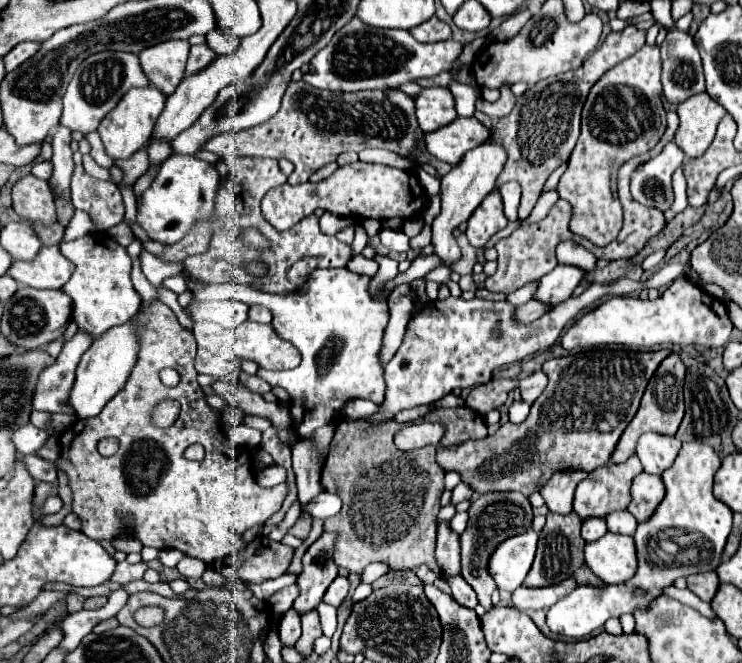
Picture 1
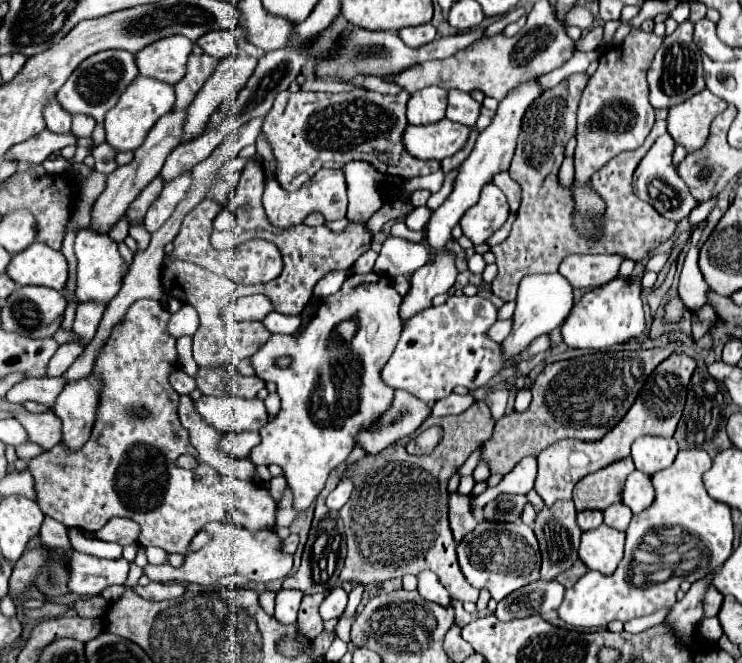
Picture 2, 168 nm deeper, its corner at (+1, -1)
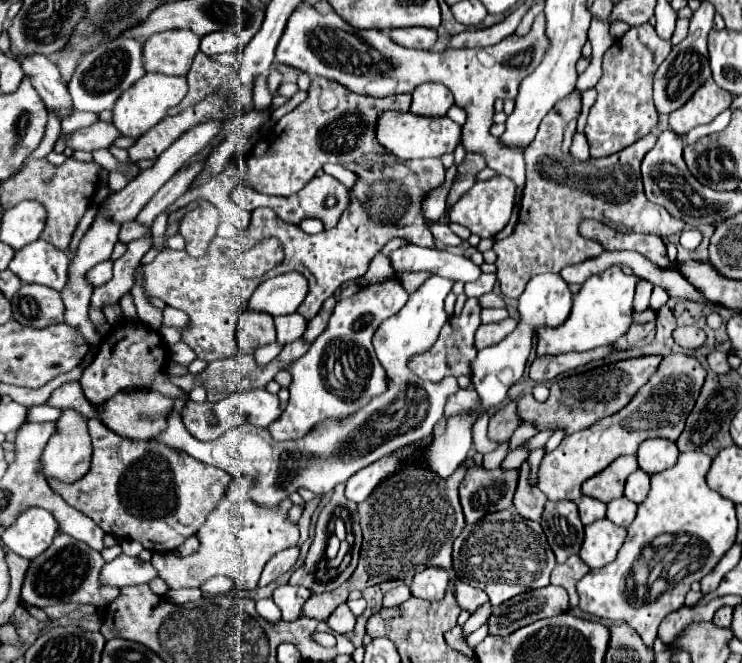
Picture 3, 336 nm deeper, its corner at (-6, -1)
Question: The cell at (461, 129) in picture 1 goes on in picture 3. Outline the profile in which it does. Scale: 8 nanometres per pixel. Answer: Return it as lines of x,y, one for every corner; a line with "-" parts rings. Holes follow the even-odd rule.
384,111
380,117
378,117
378,123
376,123
376,139
378,143
390,151
392,155
396,155
398,159
424,159
424,157
442,157
444,153
452,153
454,147
458,145
462,137
462,127
456,125
452,119
448,117
420,117
420,115
414,115
410,111
406,113
400,113
400,111

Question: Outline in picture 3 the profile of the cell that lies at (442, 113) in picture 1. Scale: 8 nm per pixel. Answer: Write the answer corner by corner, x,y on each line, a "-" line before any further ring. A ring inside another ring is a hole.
424,83
422,87
414,89
410,111
424,117
442,117
452,105
454,97
448,87
440,83

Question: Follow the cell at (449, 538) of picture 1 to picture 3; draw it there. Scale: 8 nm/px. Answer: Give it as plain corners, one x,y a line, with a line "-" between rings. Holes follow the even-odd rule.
468,463
466,477
460,485
460,503
466,523
476,523
496,509
512,507
518,485
518,469
484,469
484,465

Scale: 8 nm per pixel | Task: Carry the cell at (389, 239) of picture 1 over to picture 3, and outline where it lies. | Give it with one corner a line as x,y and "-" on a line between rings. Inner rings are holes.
404,245
390,255
394,271
430,271
450,281
476,281
482,271
468,257
452,255
442,249
428,249
418,245

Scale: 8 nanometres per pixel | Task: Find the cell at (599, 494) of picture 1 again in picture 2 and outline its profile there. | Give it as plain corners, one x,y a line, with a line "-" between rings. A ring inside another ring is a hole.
625,457
609,467
599,469
597,473
583,477
573,489
573,503
577,511
585,511
585,509
605,511
609,505
619,503
623,495
625,479
633,471
635,471
633,459

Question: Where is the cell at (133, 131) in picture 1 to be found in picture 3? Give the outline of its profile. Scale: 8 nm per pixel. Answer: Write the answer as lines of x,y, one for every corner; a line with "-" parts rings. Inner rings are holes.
146,73
140,81
136,81
128,91
124,91
112,113
114,113
114,125
124,137
142,137
148,129
152,129
156,123
160,123
166,115
166,111
174,105
178,105
186,95
186,77
178,75
162,75
162,73

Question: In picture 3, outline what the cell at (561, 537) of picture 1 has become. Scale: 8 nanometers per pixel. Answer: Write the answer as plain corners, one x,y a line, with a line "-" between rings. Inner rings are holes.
546,501
540,525
558,563
580,551
584,527
574,501

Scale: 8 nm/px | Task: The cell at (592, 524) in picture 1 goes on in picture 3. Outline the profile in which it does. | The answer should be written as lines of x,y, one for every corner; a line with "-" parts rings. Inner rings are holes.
582,495
578,509
580,509
580,519
584,525
606,517
606,505
594,497
588,497
588,495

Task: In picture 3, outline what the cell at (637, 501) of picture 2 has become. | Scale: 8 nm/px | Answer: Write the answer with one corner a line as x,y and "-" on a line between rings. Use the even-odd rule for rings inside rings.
638,469
638,473
628,475
624,495
634,503
642,503
646,499
646,495
648,495
648,487
650,487
650,475

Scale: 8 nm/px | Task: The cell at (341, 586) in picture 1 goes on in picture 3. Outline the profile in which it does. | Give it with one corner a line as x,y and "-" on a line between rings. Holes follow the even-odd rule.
342,603
340,607
336,607
336,611
326,619
326,625
336,631
336,633
350,633
354,629
354,623
356,623
356,617
352,615
352,611
348,609
346,603

